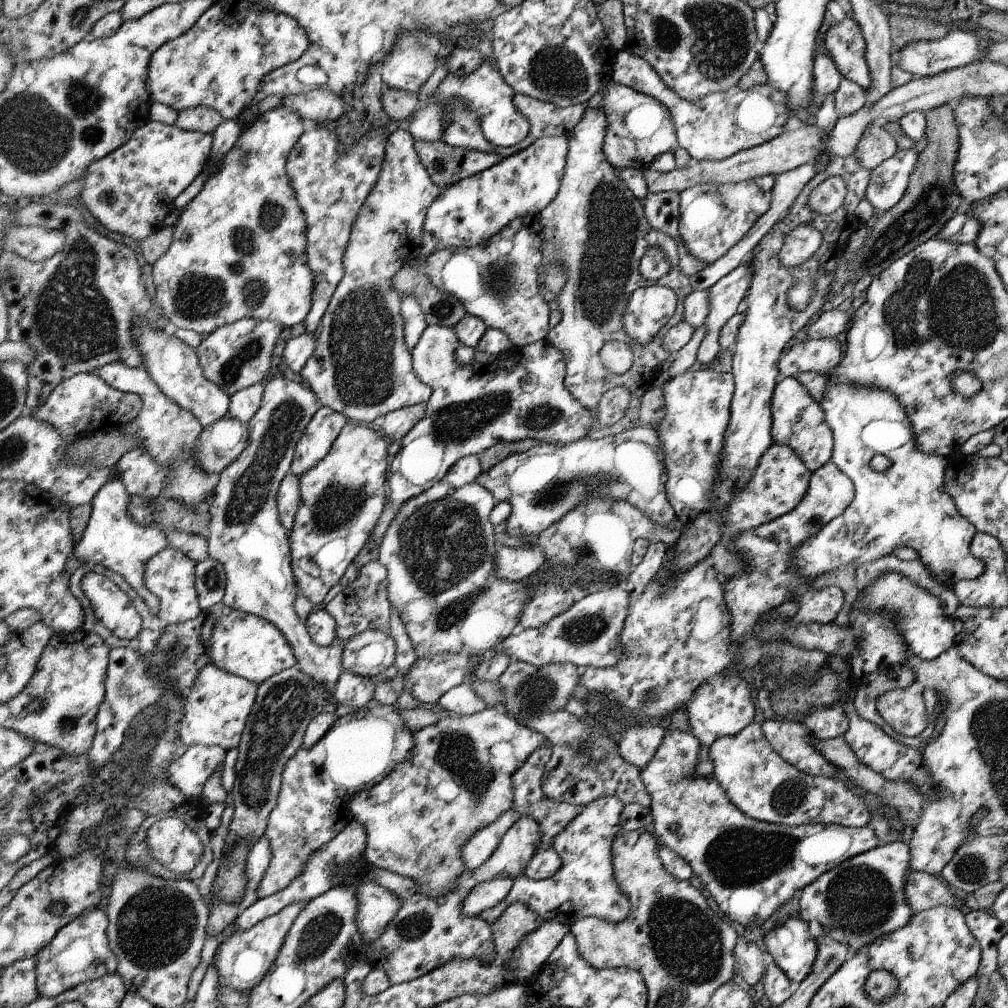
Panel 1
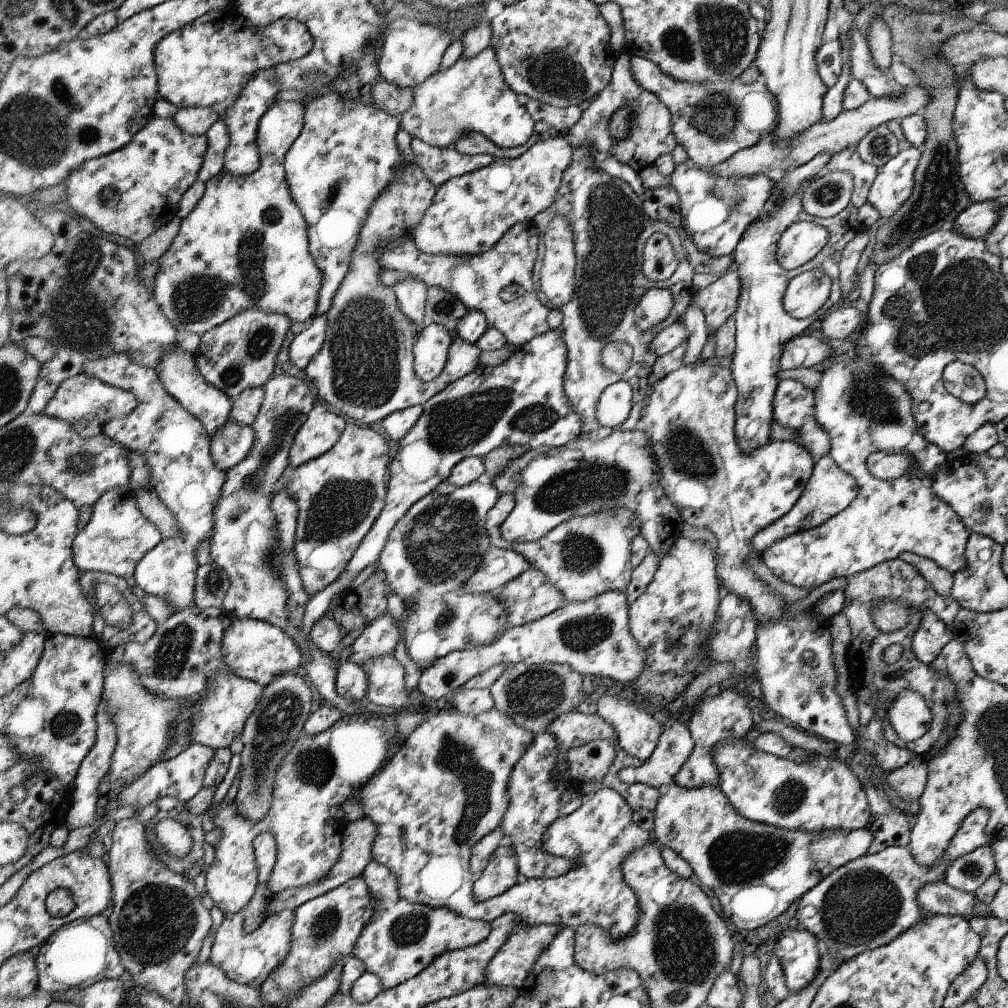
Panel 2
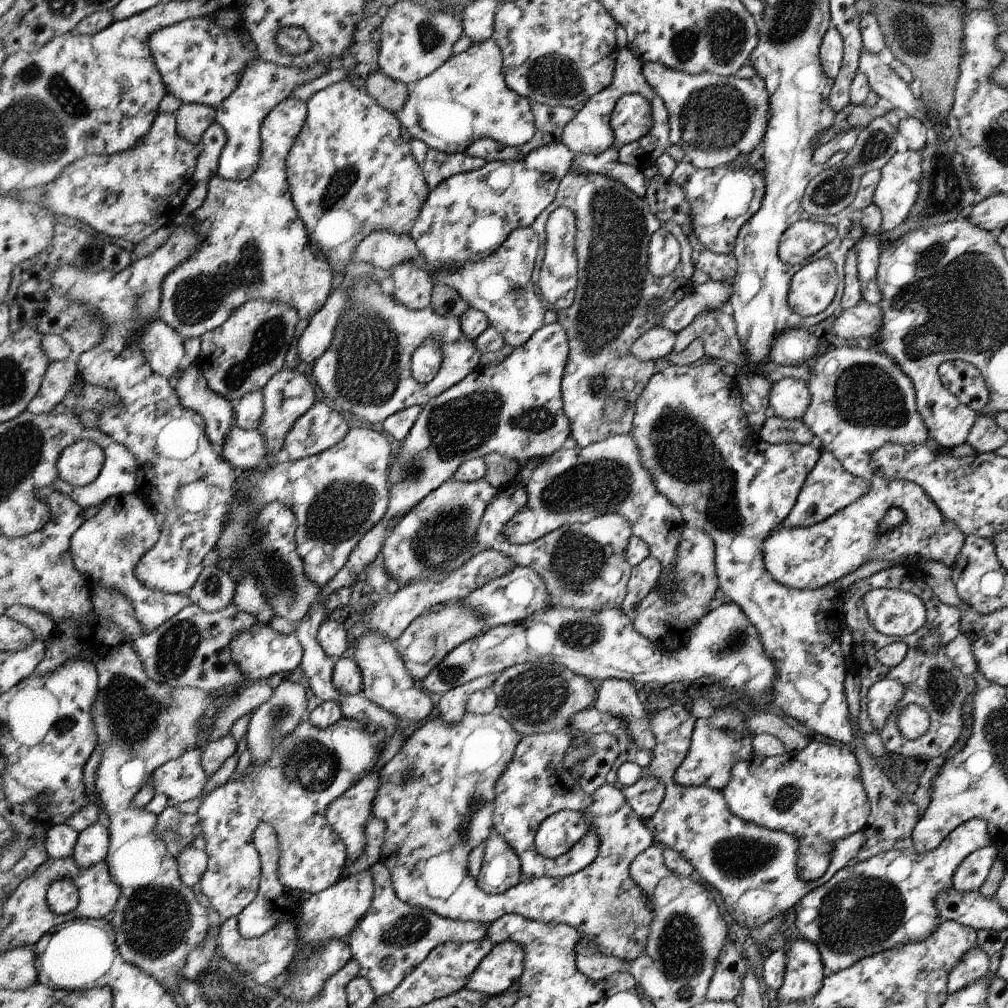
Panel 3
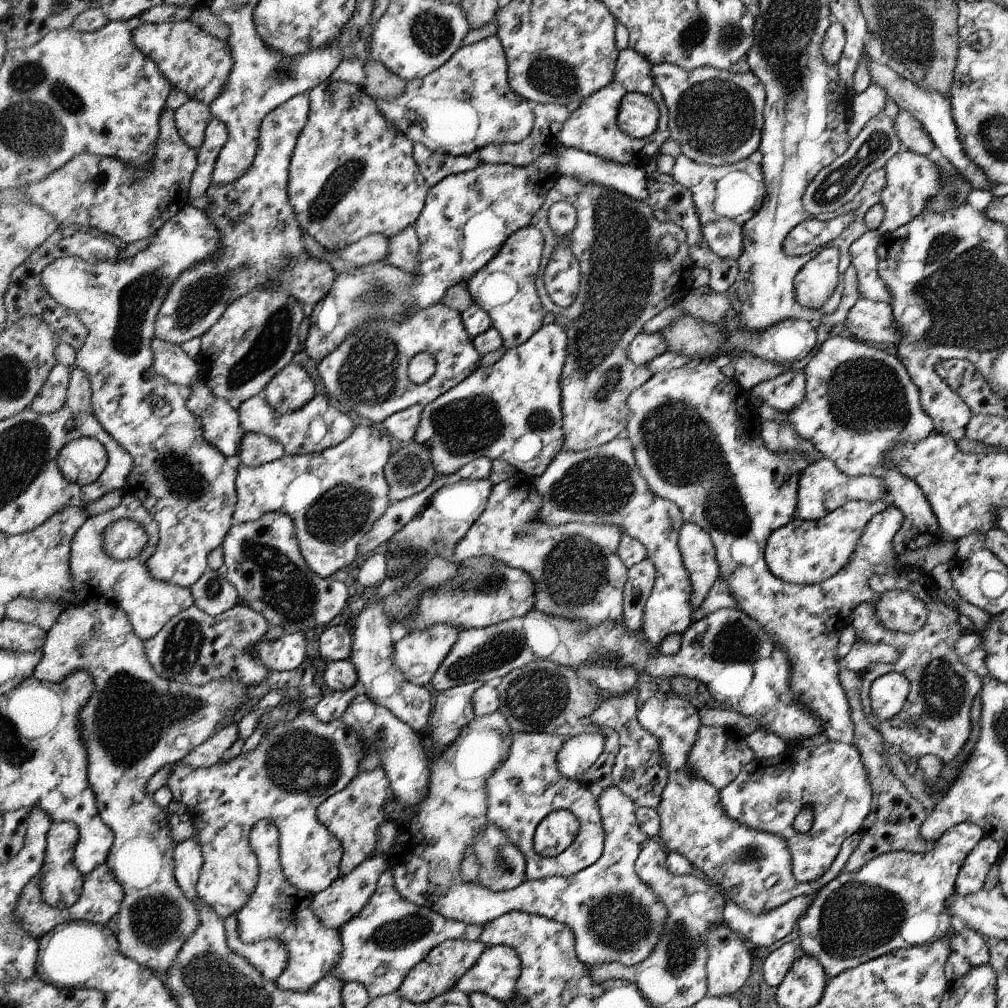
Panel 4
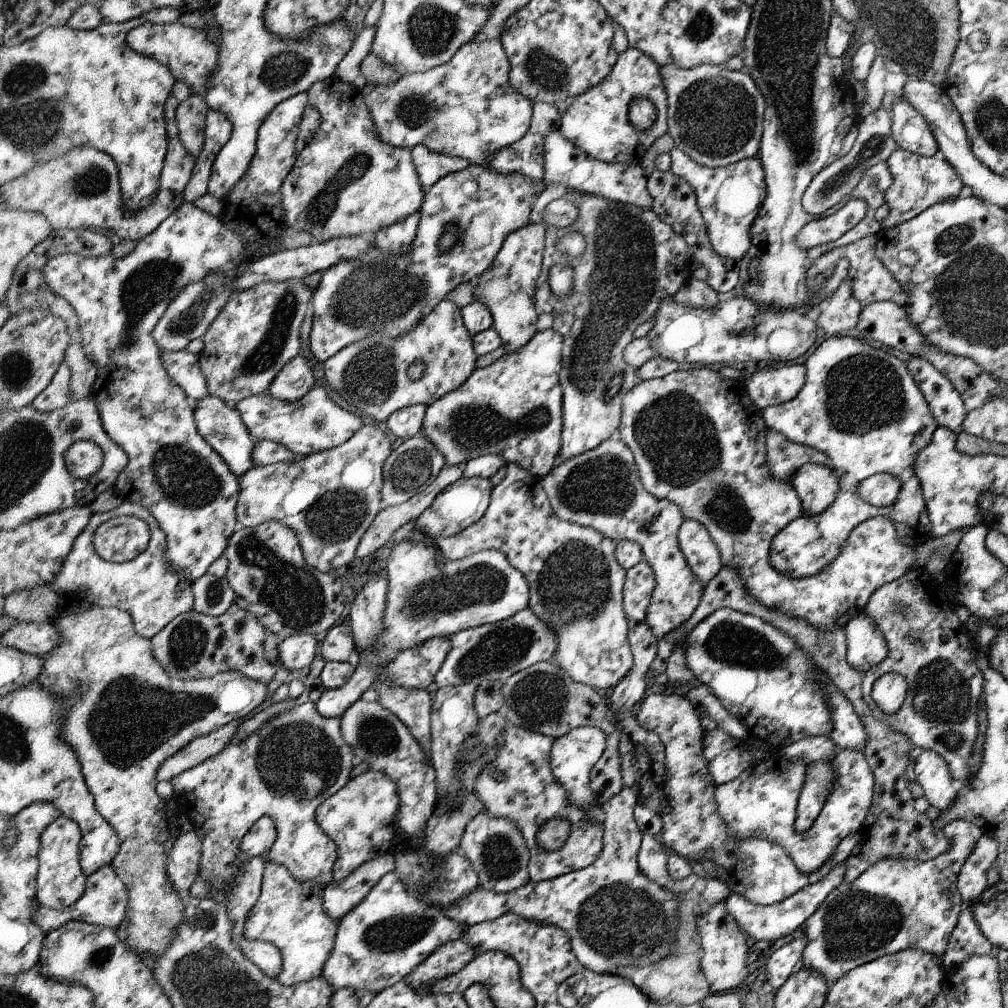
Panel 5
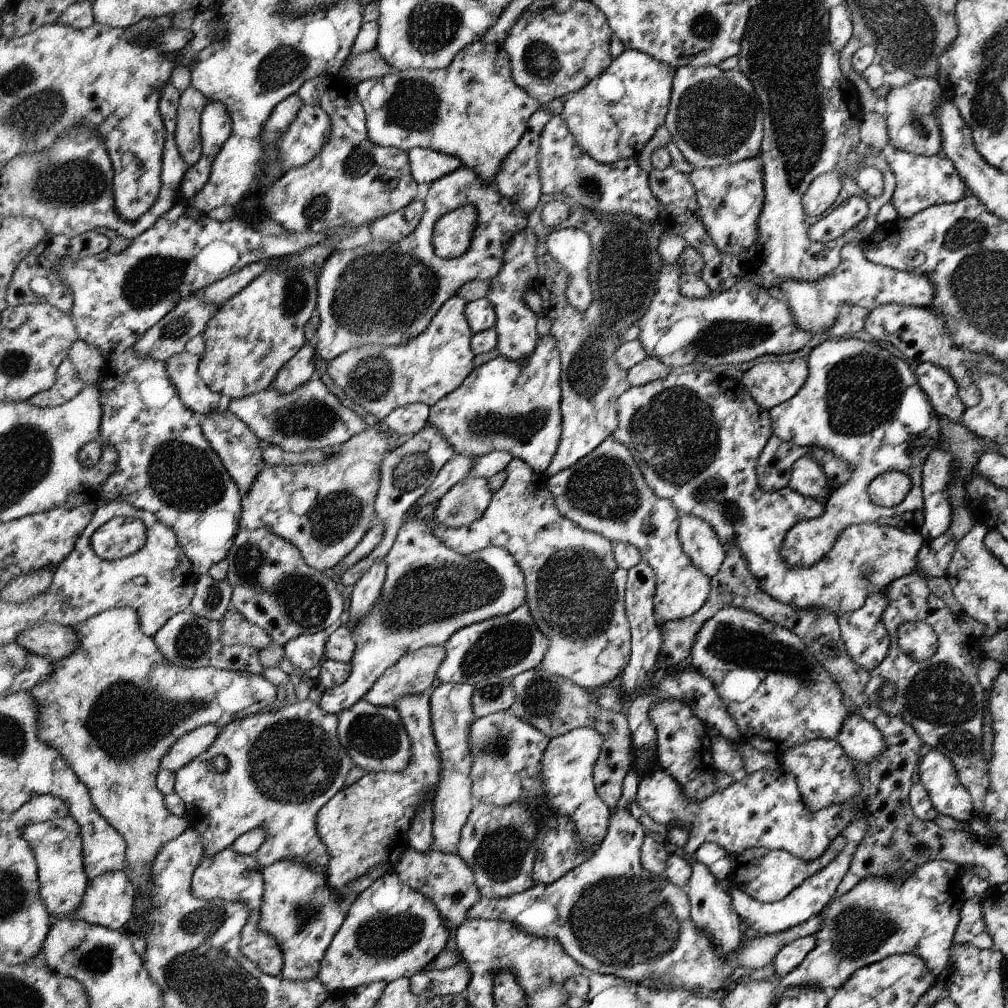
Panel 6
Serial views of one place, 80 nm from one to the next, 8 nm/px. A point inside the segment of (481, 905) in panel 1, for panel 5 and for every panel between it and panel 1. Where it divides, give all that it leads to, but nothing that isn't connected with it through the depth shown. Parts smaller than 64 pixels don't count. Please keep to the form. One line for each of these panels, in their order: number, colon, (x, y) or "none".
2: (501, 874)
3: (502, 868)
4: (502, 864)
5: (496, 848)

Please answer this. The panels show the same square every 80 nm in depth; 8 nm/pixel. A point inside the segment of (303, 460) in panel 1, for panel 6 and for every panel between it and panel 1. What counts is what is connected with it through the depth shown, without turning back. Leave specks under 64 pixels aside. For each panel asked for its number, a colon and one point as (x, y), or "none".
2: (321, 432)
3: (321, 428)
4: (316, 427)
5: (314, 423)
6: (307, 418)

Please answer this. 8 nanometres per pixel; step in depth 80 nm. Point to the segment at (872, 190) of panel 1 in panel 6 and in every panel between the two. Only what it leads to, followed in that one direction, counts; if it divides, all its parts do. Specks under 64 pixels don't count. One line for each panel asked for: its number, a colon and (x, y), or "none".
2: (894, 183)
3: (899, 186)
4: (912, 179)
5: (919, 182)
6: (921, 182)

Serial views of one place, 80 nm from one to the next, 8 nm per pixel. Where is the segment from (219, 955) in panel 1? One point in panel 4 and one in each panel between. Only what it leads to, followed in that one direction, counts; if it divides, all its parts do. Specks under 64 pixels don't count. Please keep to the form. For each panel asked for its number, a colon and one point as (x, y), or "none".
2: (248, 958)
3: (263, 958)
4: (270, 957)

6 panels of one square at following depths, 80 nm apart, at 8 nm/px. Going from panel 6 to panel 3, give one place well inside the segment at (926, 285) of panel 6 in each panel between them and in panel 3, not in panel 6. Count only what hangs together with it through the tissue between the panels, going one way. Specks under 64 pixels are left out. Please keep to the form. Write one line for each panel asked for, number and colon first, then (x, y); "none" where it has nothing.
3: (869, 252)
4: (865, 256)
5: (871, 282)

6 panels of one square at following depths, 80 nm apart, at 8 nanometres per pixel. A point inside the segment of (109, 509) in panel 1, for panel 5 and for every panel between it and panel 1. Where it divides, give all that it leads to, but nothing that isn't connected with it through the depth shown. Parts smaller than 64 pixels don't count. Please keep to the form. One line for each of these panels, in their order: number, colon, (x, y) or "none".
2: (119, 537)
3: (108, 549)
4: (151, 604)
5: (150, 587)

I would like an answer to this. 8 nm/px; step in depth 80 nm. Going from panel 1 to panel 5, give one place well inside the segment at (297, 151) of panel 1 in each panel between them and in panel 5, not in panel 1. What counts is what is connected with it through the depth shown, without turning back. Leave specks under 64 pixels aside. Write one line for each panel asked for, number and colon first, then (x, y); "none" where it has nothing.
2: (346, 155)
3: (351, 173)
4: (353, 173)
5: (348, 181)

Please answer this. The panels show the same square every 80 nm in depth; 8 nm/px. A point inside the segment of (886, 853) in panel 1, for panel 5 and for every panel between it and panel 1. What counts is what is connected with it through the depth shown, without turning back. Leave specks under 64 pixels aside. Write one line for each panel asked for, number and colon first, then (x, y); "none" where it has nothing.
2: (868, 902)
3: (874, 905)
4: (898, 900)
5: (897, 904)

